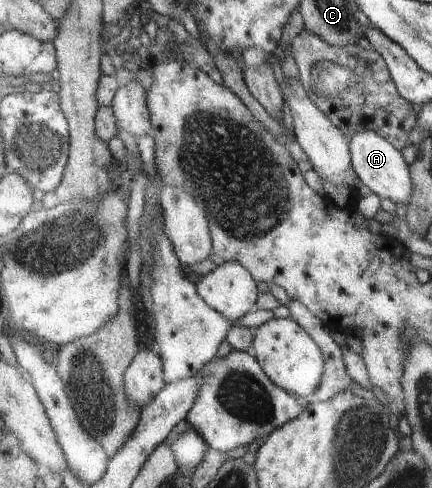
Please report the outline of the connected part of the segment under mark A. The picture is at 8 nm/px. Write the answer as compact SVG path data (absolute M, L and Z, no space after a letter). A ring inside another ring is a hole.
M363 129L362 133L358 133L358 135L354 135L350 146L353 164L361 181L380 198L384 197L396 204L403 203L409 207L415 186L413 185L411 166L406 162L403 152L396 149L387 138L366 129Z

